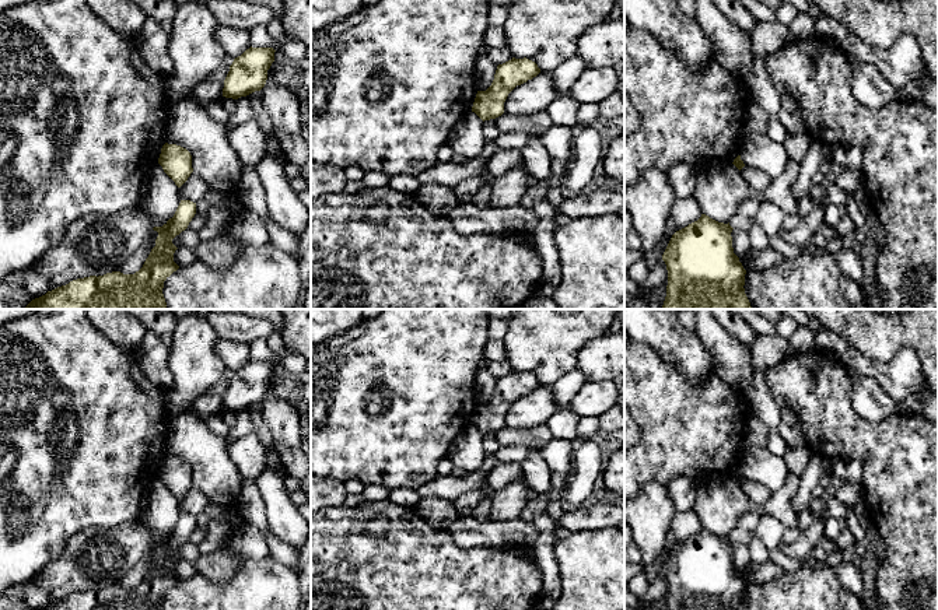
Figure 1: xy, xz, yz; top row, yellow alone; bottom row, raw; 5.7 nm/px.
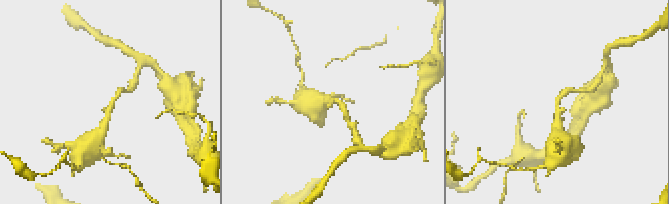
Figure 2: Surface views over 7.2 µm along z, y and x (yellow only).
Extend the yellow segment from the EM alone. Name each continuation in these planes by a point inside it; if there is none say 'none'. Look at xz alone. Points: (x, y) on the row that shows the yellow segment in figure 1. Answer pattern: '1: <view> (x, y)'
none

